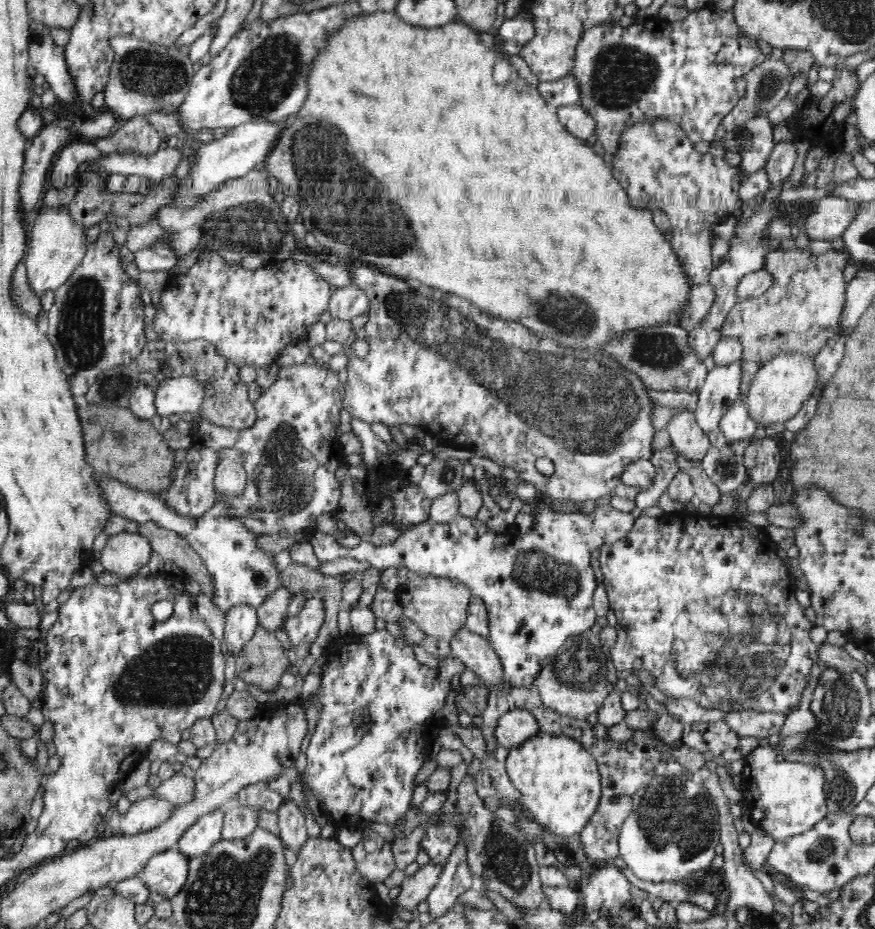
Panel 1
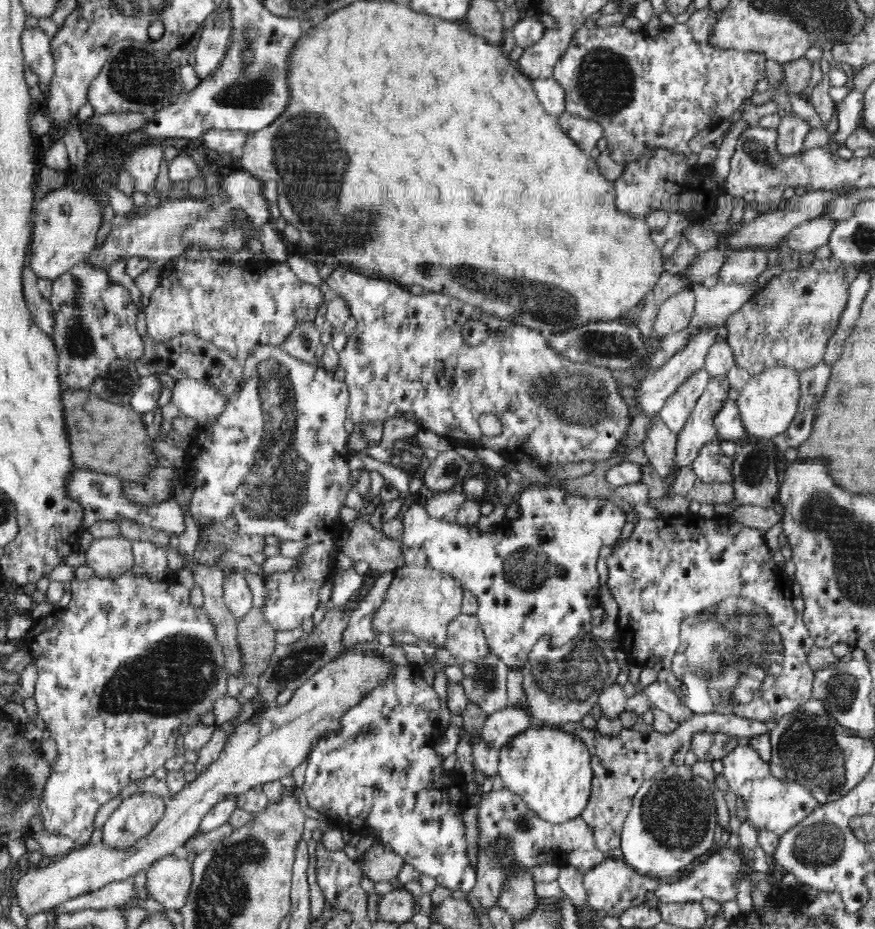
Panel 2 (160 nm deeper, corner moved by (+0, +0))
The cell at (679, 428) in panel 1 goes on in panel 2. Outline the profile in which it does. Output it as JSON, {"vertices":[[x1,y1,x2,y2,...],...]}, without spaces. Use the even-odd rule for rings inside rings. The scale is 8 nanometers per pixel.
{"vertices":[[706,368,698,370,668,400,661,408,660,418,662,422,676,436,684,430,690,414,694,410,698,398,703,393,704,387,711,379]]}

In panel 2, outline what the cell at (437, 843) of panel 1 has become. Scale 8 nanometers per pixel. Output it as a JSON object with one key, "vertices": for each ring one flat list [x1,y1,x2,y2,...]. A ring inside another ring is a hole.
{"vertices":[[410,662,408,664,392,664,384,678,378,681,370,690,367,690,351,709,343,712,339,720,339,728,318,738,316,746,308,752,308,766,303,792,308,806,325,814,331,824,336,825,339,829,345,828,361,835,370,834,378,842,388,845,398,856,403,858,404,862,414,865,419,873,422,872,422,874,434,878,438,885,450,887,452,890,470,892,476,884,476,870,470,865,467,856,465,826,462,821,463,811,452,810,452,804,448,804,450,800,444,794,440,794,442,785,454,784,455,778,460,776,455,771,447,772,444,770,442,765,444,758,438,756,434,750,434,746,436,746,436,742,441,736,438,733,440,729,440,706,442,706,442,700,440,700,438,692,424,680,422,672,417,666]]}

